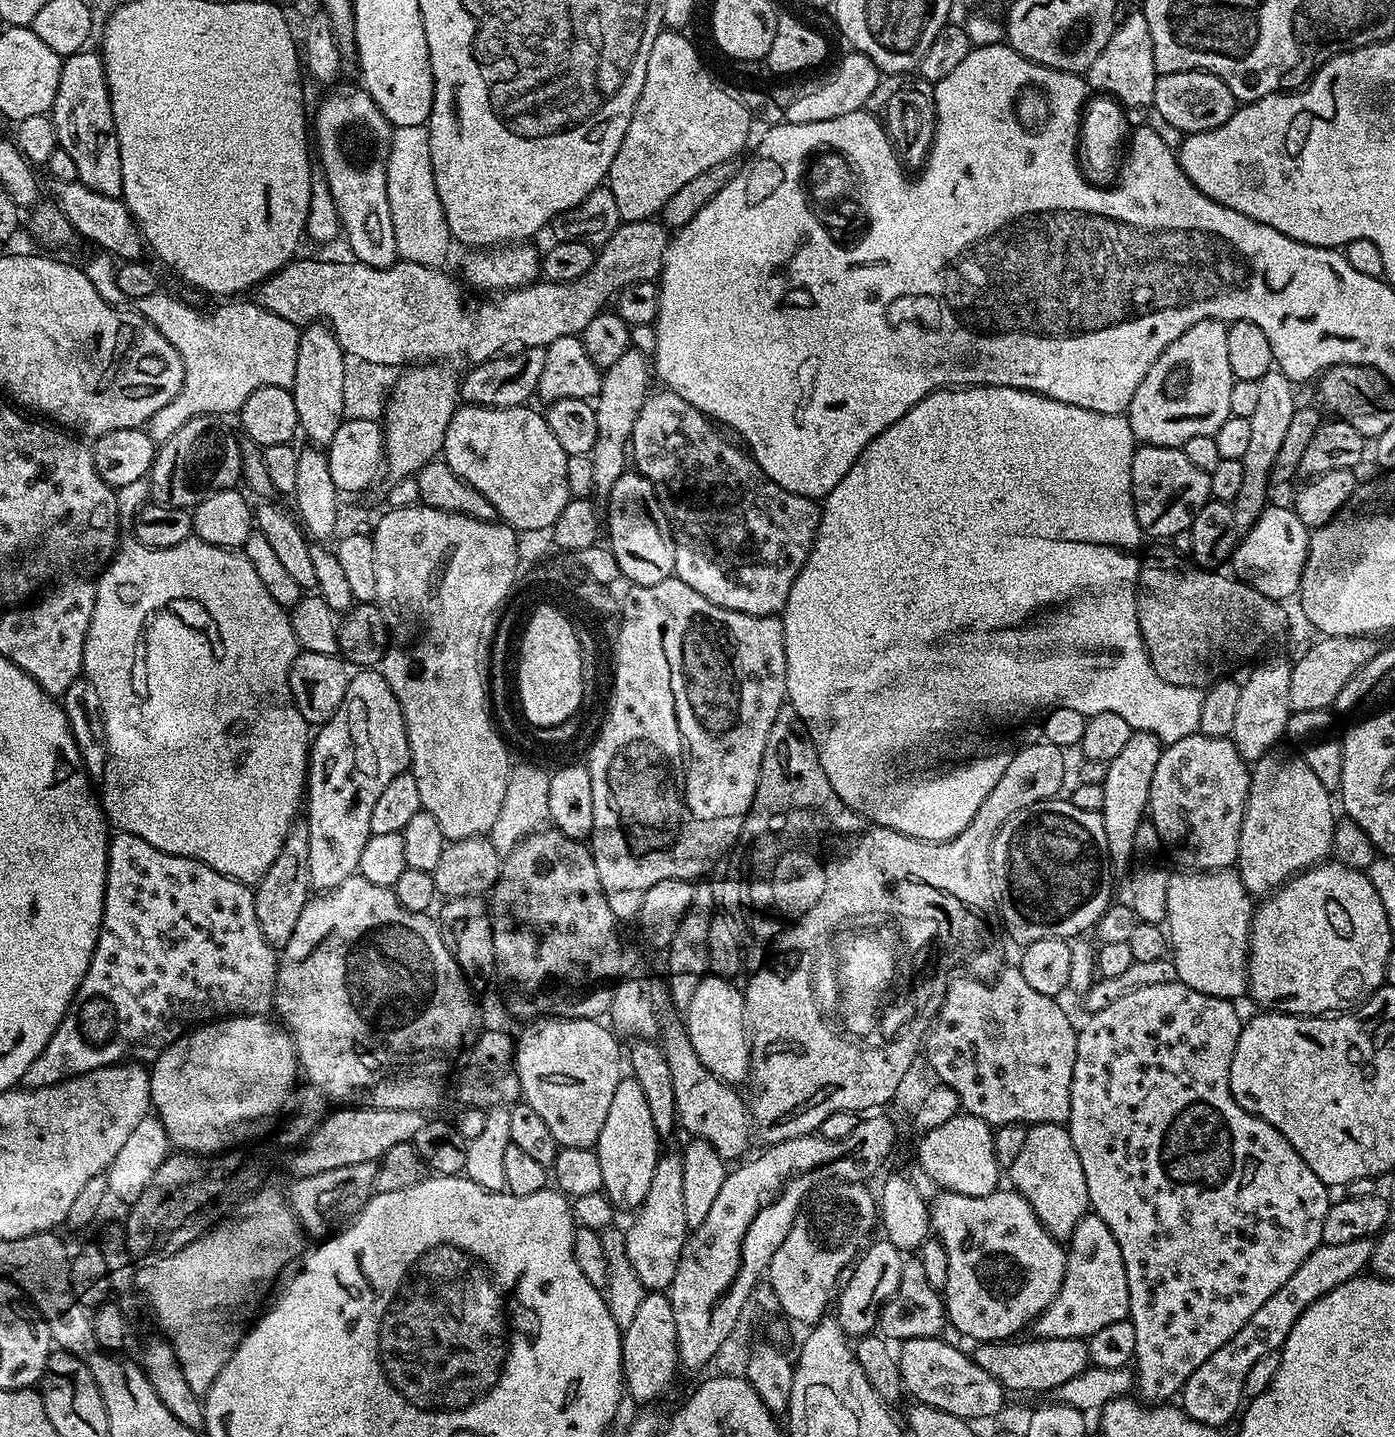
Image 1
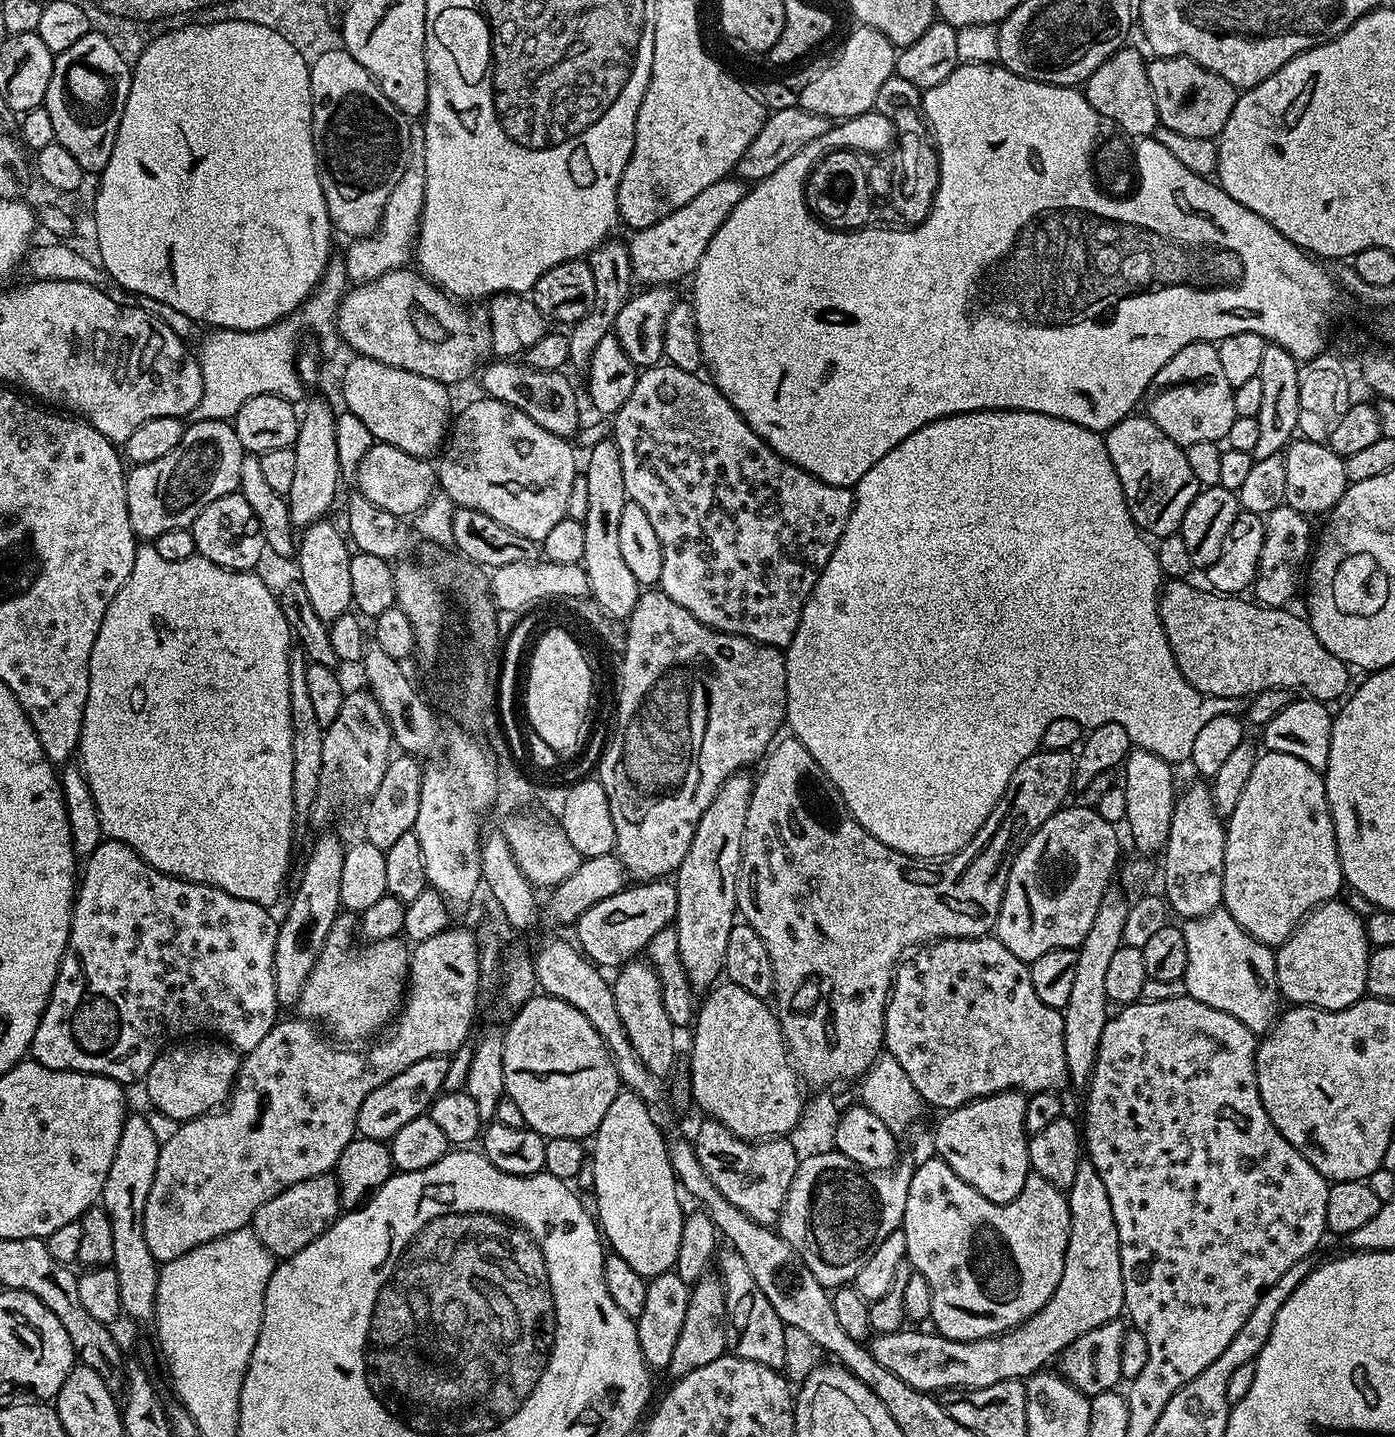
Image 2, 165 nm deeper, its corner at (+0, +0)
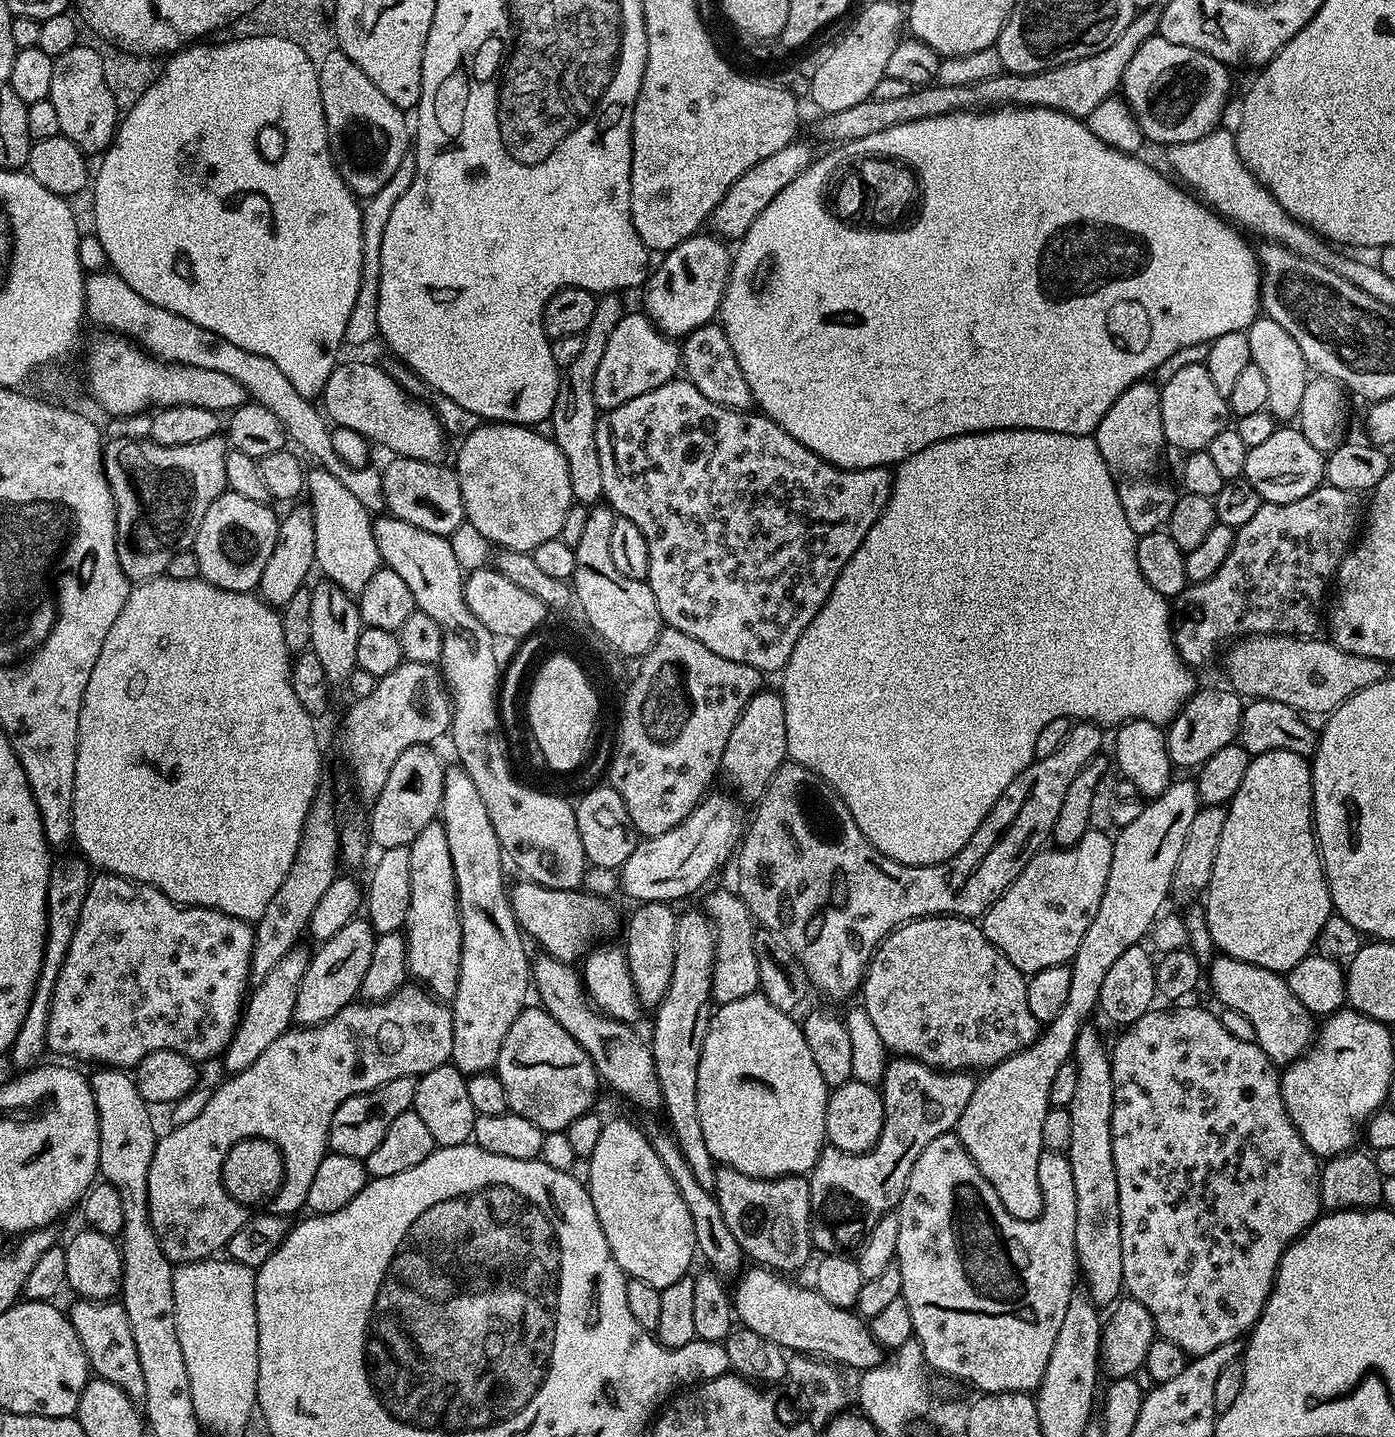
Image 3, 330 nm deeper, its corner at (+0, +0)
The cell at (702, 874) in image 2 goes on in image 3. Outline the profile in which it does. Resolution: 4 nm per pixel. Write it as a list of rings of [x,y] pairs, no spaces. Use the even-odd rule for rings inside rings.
[[[779,691],[756,692],[742,710],[734,730],[730,730],[730,738],[726,738],[726,750],[722,750],[720,759],[720,772],[728,779],[727,787],[741,801],[756,802],[768,789],[770,778],[774,778],[776,771],[787,760],[786,706],[783,695]]]

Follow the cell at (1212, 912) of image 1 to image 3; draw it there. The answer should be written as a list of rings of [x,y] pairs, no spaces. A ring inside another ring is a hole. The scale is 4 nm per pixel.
[[[1220,954],[1213,959],[1206,976],[1212,979],[1212,992],[1221,1000],[1224,1008],[1238,1011],[1250,1020],[1254,1026],[1256,1043],[1272,1059],[1273,1064],[1293,1064],[1312,1047],[1318,1032],[1317,1021],[1306,1010],[1306,1006],[1294,998],[1294,990],[1290,990],[1287,979],[1281,973]]]

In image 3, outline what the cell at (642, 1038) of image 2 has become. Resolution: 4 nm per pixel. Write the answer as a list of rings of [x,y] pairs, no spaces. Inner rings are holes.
[[[650,900],[635,905],[628,929],[624,932],[624,957],[630,966],[630,978],[634,982],[636,997],[645,1009],[655,1009],[662,1002],[670,986],[670,974],[674,974],[674,946],[676,945],[677,909],[663,900]]]

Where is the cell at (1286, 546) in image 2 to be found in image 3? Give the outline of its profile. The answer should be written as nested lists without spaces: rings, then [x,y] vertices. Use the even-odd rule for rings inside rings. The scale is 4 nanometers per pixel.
[[[1325,483],[1323,486],[1314,489],[1310,494],[1306,494],[1306,498],[1298,498],[1298,502],[1286,502],[1285,504],[1269,504],[1261,503],[1258,514],[1254,514],[1254,518],[1250,518],[1250,522],[1246,522],[1240,528],[1236,529],[1236,537],[1234,538],[1234,546],[1230,550],[1230,554],[1226,554],[1226,562],[1222,562],[1222,566],[1218,566],[1218,570],[1210,578],[1206,578],[1197,584],[1189,583],[1188,587],[1175,597],[1174,615],[1172,616],[1172,640],[1176,644],[1176,649],[1181,660],[1193,670],[1199,670],[1203,664],[1208,664],[1216,656],[1215,644],[1219,640],[1235,641],[1237,638],[1247,638],[1250,636],[1303,636],[1311,637],[1312,632],[1320,624],[1320,615],[1325,615],[1326,604],[1324,608],[1324,599],[1329,599],[1330,589],[1333,587],[1336,579],[1336,572],[1340,569],[1340,564],[1344,557],[1348,555],[1353,547],[1354,541],[1357,539],[1358,533],[1362,528],[1362,504],[1360,508],[1361,497],[1355,492],[1347,492],[1346,490],[1338,490],[1334,486]]]

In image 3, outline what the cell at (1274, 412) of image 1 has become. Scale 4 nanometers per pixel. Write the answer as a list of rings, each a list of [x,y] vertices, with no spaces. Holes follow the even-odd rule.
[[[1263,314],[1257,316],[1246,331],[1250,342],[1251,364],[1260,367],[1262,374],[1266,374],[1267,411],[1272,413],[1273,420],[1277,422],[1295,421],[1299,407],[1302,406],[1302,394],[1310,379],[1310,365],[1298,347],[1298,342],[1294,342],[1294,338],[1286,334],[1286,329],[1274,322],[1274,318]]]

